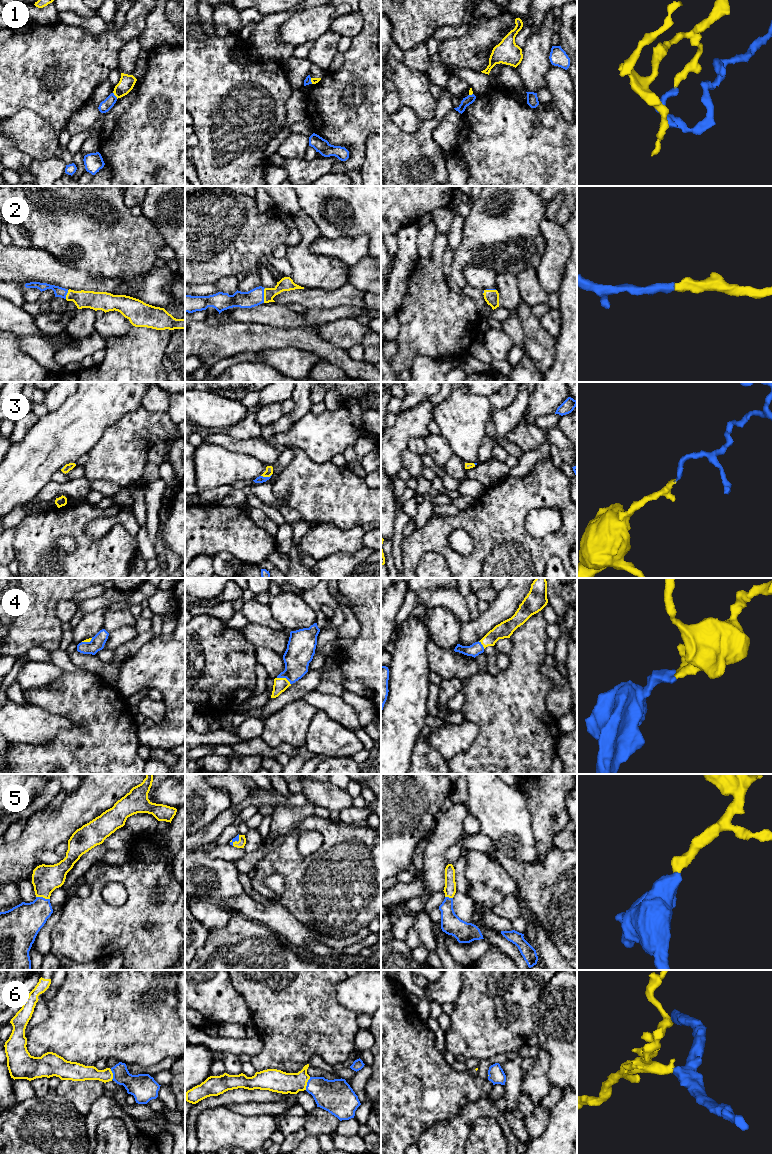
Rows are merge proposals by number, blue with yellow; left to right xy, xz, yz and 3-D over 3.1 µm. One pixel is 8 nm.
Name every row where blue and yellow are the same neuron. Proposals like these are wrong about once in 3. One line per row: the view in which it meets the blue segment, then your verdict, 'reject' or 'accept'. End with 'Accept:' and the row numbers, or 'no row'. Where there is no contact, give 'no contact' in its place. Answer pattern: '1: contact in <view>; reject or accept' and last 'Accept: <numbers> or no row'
1: contact in xy; reject
2: contact in xz; accept
3: contact in xz; accept
4: contact in xz; accept
5: contact in xy; accept
6: contact in xz; accept
Accept: 2, 3, 4, 5, 6

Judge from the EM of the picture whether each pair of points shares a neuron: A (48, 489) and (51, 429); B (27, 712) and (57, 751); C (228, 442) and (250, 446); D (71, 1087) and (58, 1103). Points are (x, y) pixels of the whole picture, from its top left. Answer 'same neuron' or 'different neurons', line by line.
A: different neurons
B: different neurons
C: same neuron
D: different neurons

